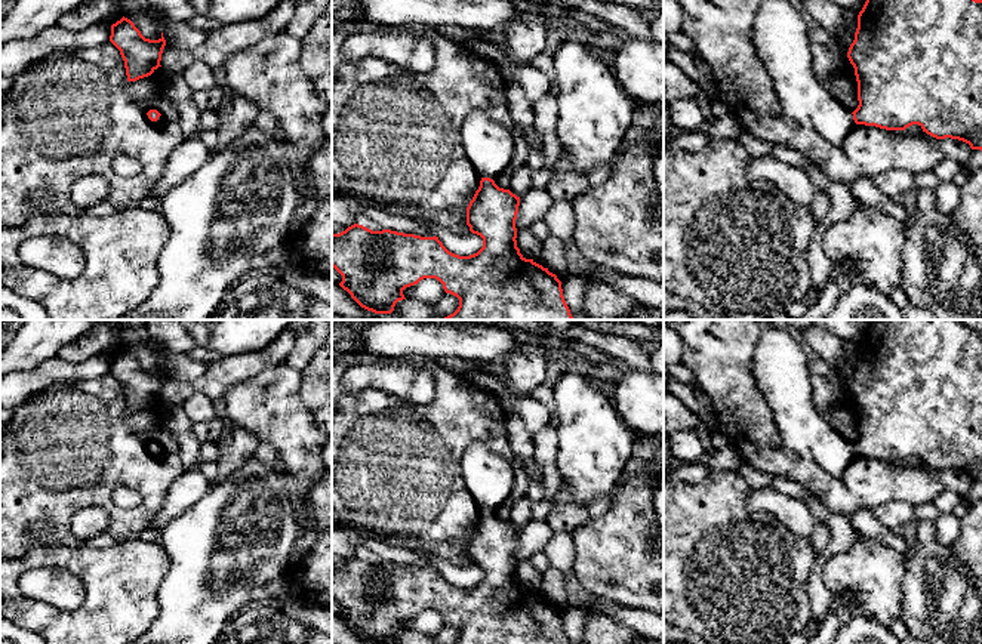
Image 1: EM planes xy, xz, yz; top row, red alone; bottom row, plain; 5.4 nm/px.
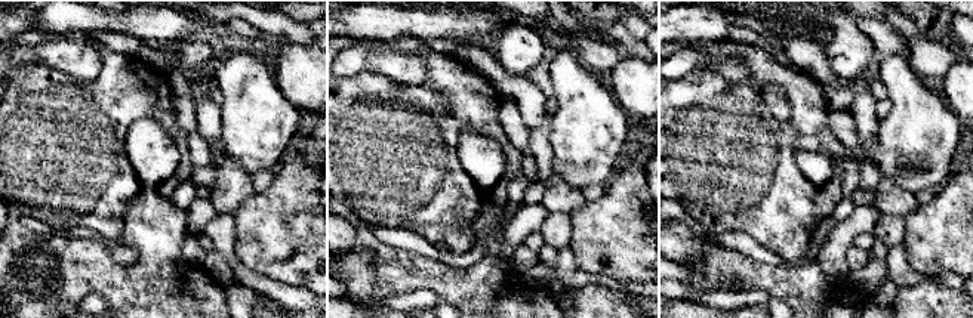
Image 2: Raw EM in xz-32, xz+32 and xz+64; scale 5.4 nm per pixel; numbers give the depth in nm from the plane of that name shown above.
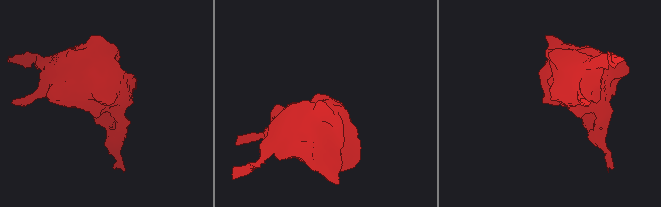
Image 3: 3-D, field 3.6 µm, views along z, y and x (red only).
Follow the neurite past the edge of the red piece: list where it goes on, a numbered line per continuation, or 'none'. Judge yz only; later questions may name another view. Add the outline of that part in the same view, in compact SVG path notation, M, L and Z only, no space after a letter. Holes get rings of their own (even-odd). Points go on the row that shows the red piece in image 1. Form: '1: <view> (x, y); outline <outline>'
1: yz (781, 37); outline M763 0L754 19L752 38L773 80L782 113L828 142L841 144L855 124L853 114L815 77L803 15L789 0Z

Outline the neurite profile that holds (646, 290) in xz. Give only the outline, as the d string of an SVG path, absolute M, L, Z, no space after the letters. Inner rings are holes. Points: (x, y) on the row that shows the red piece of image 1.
M585 261L581 264L591 266L588 277L601 278L638 302L664 309L664 283L644 277L619 274L606 266L592 265Z

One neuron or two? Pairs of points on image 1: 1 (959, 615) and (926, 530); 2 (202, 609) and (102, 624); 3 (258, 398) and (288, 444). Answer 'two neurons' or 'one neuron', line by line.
1: one neuron
2: two neurons
3: one neuron

